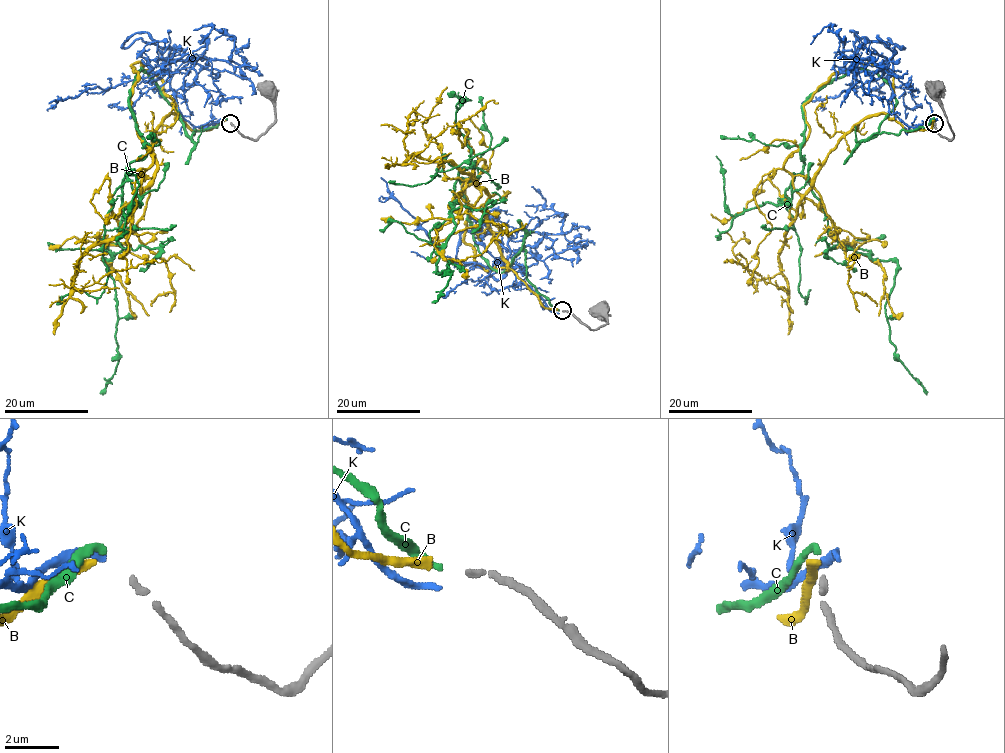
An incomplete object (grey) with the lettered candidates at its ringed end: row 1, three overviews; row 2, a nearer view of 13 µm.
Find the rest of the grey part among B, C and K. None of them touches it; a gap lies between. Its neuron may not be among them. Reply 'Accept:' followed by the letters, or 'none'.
Accept: C

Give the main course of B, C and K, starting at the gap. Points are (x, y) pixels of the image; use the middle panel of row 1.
B: (557, 311), (501, 258), (485, 217), (488, 195), (466, 172), (416, 155), (405, 163), (448, 126), (498, 102)
C: (559, 310), (528, 279), (525, 251), (502, 272), (479, 253), (460, 184), (478, 177), (454, 186), (434, 302)
K: (559, 313), (502, 266), (508, 242), (539, 232), (521, 250), (544, 260), (586, 238)

